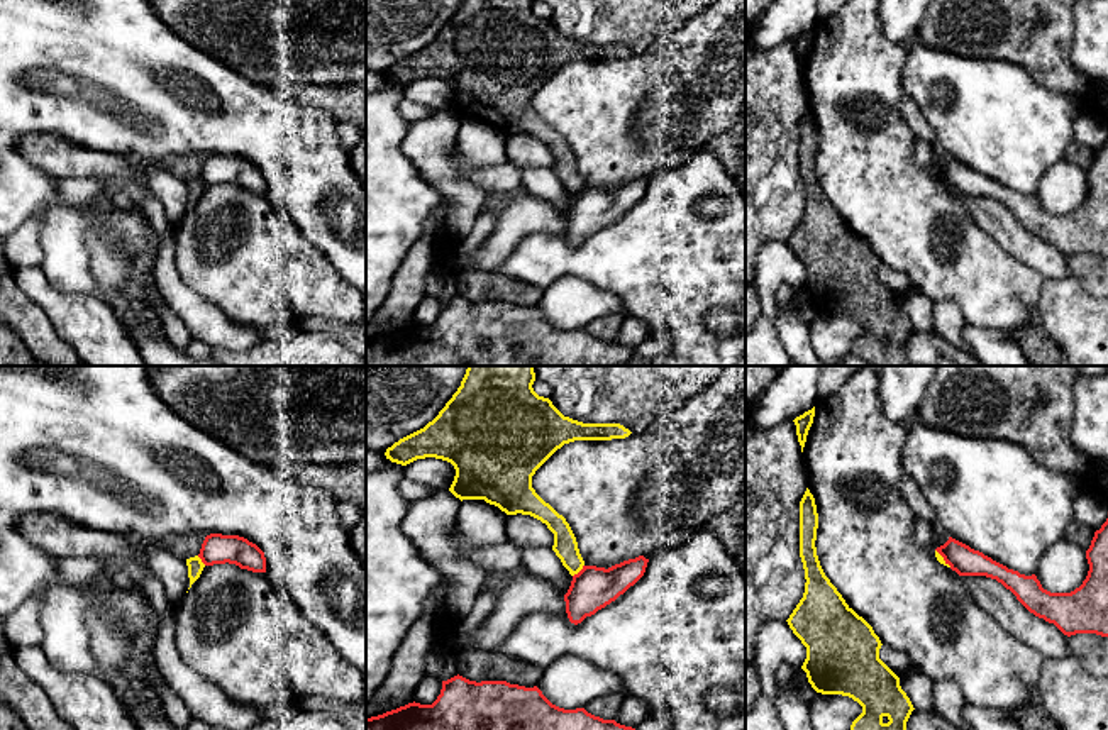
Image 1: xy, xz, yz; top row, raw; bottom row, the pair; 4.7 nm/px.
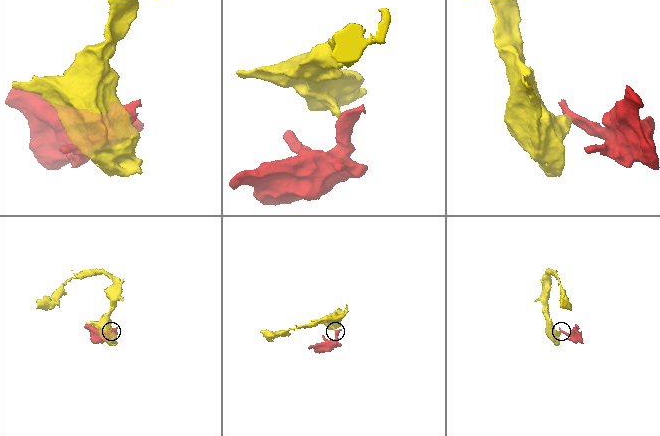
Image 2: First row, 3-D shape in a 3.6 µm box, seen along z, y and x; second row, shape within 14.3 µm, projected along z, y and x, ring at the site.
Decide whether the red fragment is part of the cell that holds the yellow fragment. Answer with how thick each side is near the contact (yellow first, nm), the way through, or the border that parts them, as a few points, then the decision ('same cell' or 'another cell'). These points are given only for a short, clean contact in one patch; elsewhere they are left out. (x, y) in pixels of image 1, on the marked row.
110 nm thick on the yellow side, 200 nm on the other; border along xz (583, 564), (573, 576); another cell

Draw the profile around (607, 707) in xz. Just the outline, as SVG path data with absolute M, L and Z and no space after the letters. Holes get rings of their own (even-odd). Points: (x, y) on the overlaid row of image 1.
M620 693L605 694L605 696L591 700L584 710L603 720L615 720L623 703L623 698L625 696Z

